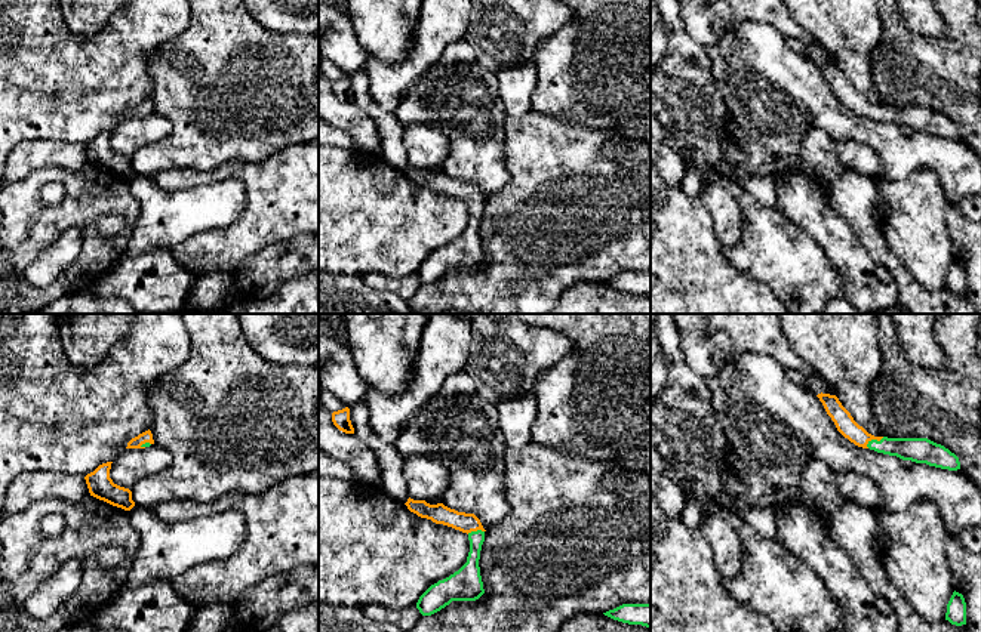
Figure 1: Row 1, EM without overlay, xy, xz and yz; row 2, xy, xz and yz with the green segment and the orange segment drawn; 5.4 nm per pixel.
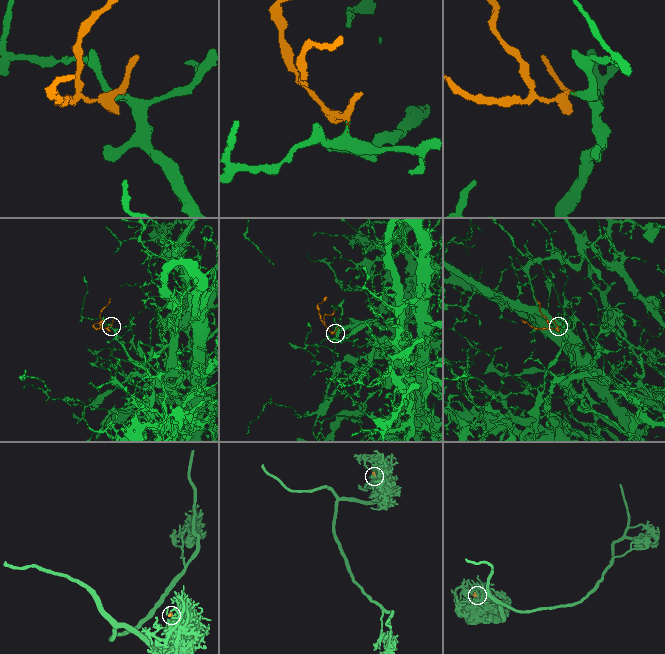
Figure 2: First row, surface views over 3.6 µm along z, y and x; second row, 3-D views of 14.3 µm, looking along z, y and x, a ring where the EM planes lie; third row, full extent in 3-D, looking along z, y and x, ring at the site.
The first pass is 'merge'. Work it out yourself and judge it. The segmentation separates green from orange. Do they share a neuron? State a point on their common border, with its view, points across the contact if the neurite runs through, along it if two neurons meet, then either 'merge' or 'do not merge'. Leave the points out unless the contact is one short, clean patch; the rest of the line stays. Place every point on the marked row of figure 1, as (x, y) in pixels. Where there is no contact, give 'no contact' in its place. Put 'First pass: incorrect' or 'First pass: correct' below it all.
meets green in yz at (875, 440); runs through yz (919, 450), (885, 446), (875, 440), (861, 438), (845, 424); merge
First pass: correct

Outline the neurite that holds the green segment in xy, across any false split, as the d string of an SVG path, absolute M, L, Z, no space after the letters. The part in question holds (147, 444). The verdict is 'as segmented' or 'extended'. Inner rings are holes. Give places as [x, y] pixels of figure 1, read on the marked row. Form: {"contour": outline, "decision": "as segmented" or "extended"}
{"contour": "M145 431L127 443L126 448L145 448L154 444L151 431Z", "decision": "extended"}

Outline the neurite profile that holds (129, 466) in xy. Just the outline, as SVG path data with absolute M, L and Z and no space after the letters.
M157 444L145 448L126 448L113 460L110 478L114 484L132 491L139 480L160 474L172 460L170 451Z

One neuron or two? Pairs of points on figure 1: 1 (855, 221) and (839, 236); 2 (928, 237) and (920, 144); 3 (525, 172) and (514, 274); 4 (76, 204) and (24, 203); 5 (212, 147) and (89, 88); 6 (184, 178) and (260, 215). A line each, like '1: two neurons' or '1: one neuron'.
1: two neurons
2: two neurons
3: one neuron
4: one neuron
5: two neurons
6: one neuron

